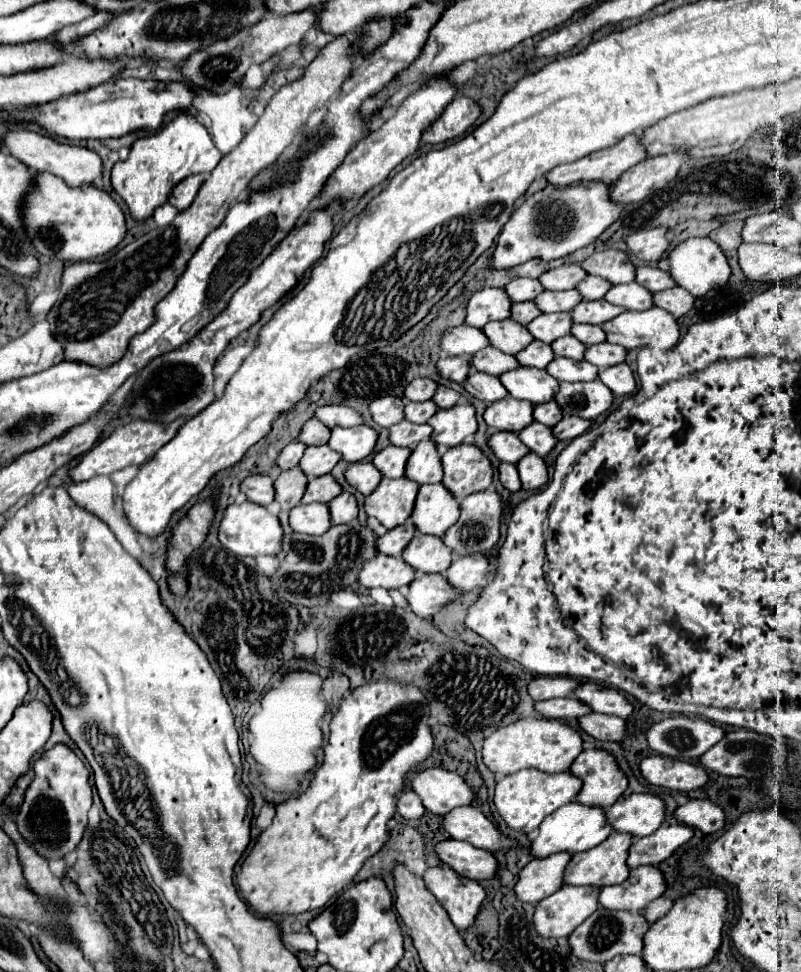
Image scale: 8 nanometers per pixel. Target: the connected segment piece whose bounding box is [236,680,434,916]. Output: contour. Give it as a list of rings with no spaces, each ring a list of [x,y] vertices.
[[[376,680],[376,682],[368,682],[362,684],[356,690],[348,690],[342,700],[338,710],[332,716],[330,722],[330,738],[326,744],[326,756],[322,766],[318,766],[318,770],[314,772],[314,778],[310,782],[310,786],[306,788],[306,792],[302,792],[296,798],[288,798],[286,802],[276,806],[276,816],[272,820],[272,824],[260,834],[260,838],[256,840],[250,856],[244,860],[240,872],[238,872],[238,888],[242,898],[248,902],[248,906],[260,914],[260,916],[276,916],[276,914],[300,914],[306,910],[316,910],[316,908],[324,908],[328,904],[328,900],[338,894],[340,890],[344,890],[354,876],[360,872],[360,868],[364,866],[366,858],[374,856],[390,838],[390,828],[388,822],[394,818],[396,814],[396,796],[400,796],[400,792],[404,792],[404,784],[406,784],[406,776],[418,768],[420,764],[424,764],[424,760],[434,752],[434,736],[430,732],[430,708],[428,708],[428,700],[424,698],[424,692],[420,692],[420,688],[416,688],[416,684],[400,684],[398,680]]]

